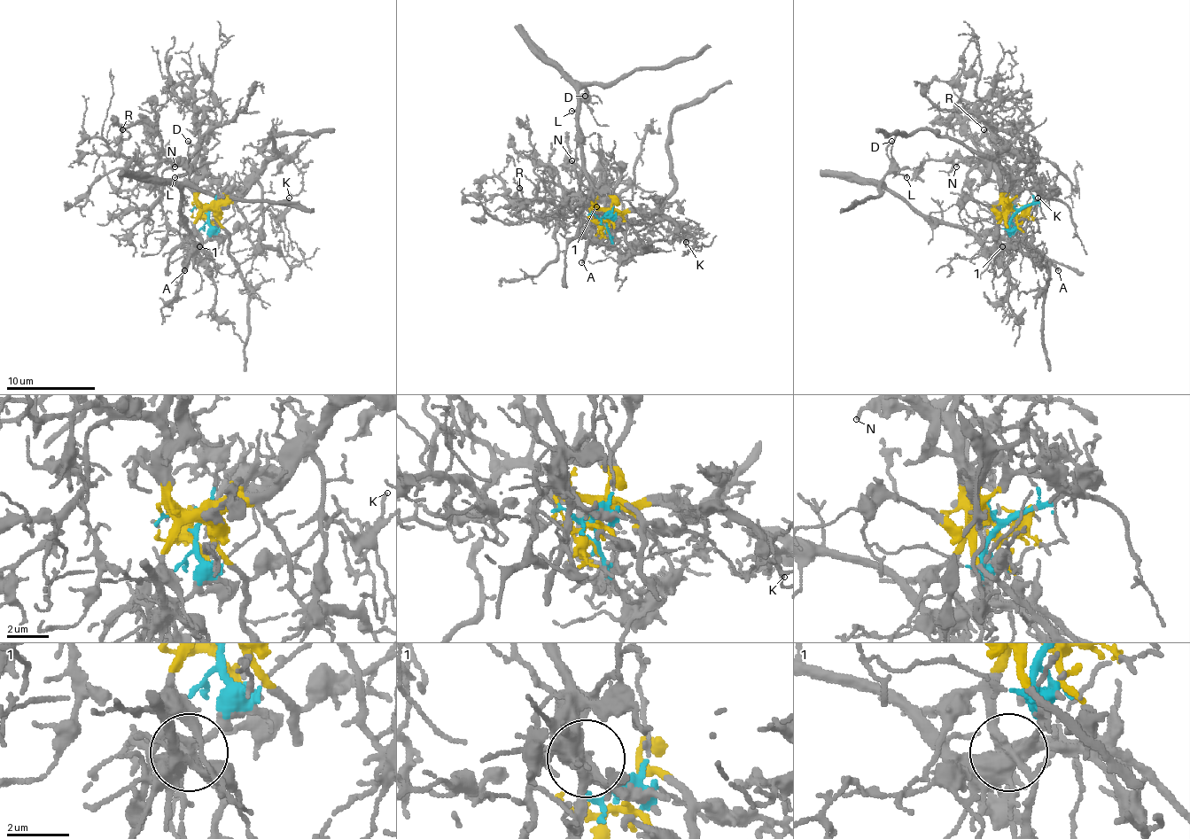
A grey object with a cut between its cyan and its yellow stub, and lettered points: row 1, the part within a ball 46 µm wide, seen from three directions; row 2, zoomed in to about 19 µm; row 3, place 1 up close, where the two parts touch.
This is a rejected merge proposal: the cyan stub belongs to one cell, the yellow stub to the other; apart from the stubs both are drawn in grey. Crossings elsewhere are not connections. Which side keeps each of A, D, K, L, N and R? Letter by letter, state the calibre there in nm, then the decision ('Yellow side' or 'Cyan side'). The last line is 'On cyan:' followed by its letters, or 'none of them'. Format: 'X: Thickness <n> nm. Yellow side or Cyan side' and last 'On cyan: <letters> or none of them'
A: Thickness 240 nm. Cyan side
D: Thickness 150 nm. Cyan side
K: Thickness 120 nm. Yellow side
L: Thickness 140 nm. Cyan side
N: Thickness 180 nm. Yellow side
R: Thickness 170 nm. Yellow side
On cyan: A, D, L

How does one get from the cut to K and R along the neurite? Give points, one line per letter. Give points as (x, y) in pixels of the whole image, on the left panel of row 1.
K: (207, 209), (229, 231), (247, 227), (269, 206), (283, 211), (290, 198)
R: (207, 209), (197, 198), (197, 178), (188, 167), (170, 160), (141, 167), (120, 153), (123, 129)

